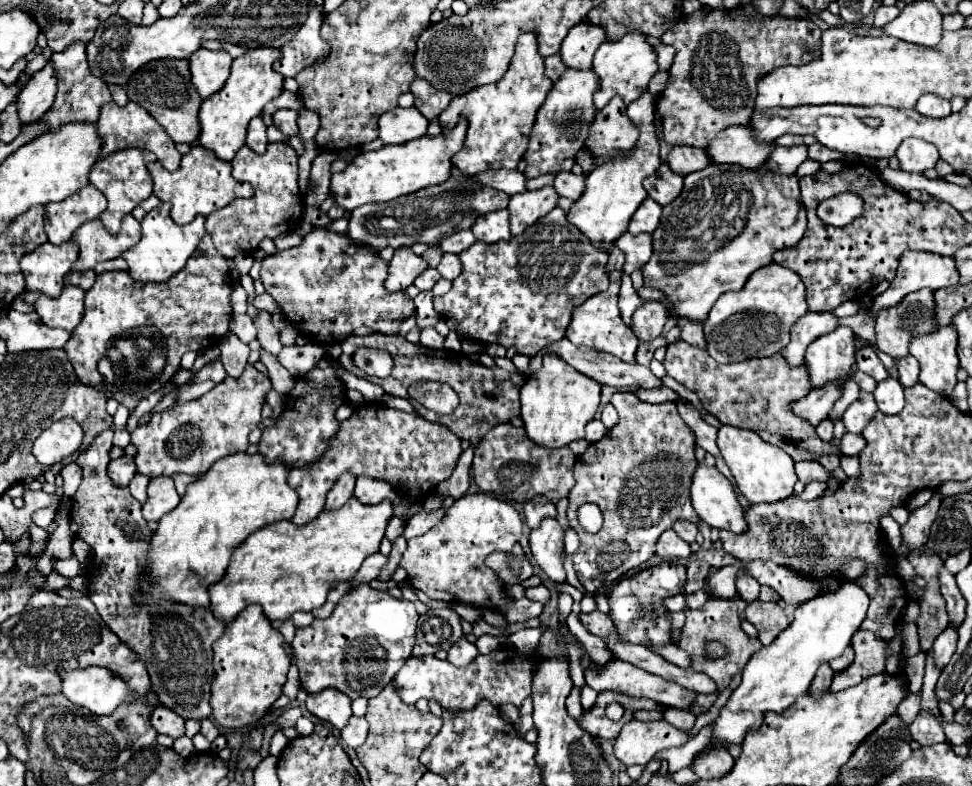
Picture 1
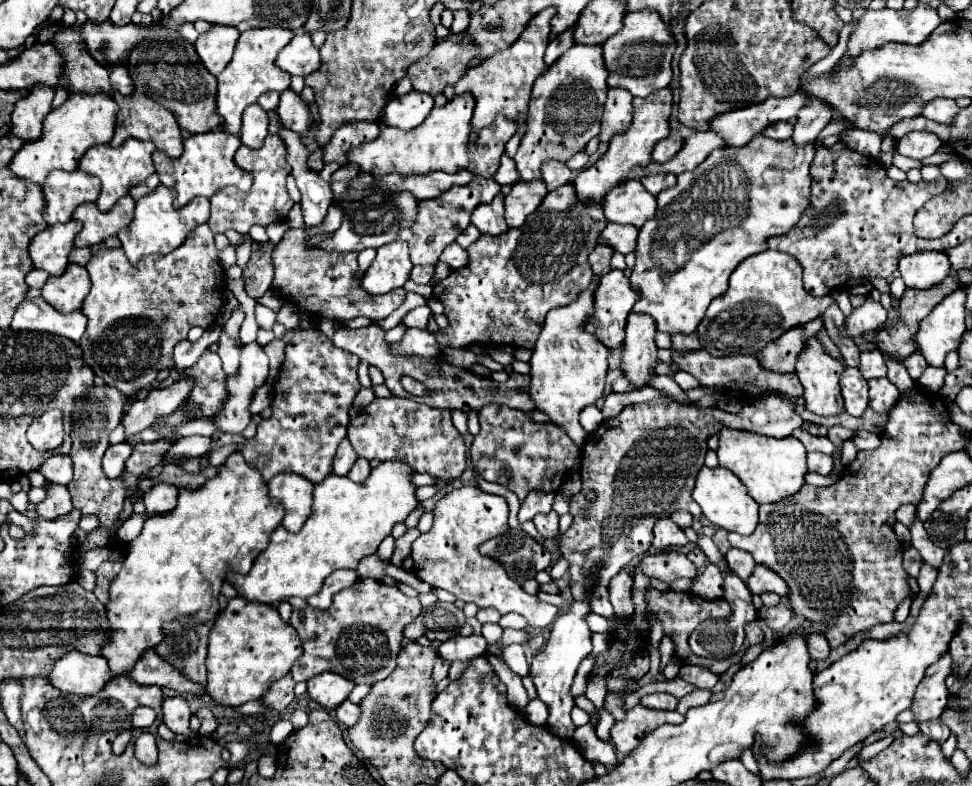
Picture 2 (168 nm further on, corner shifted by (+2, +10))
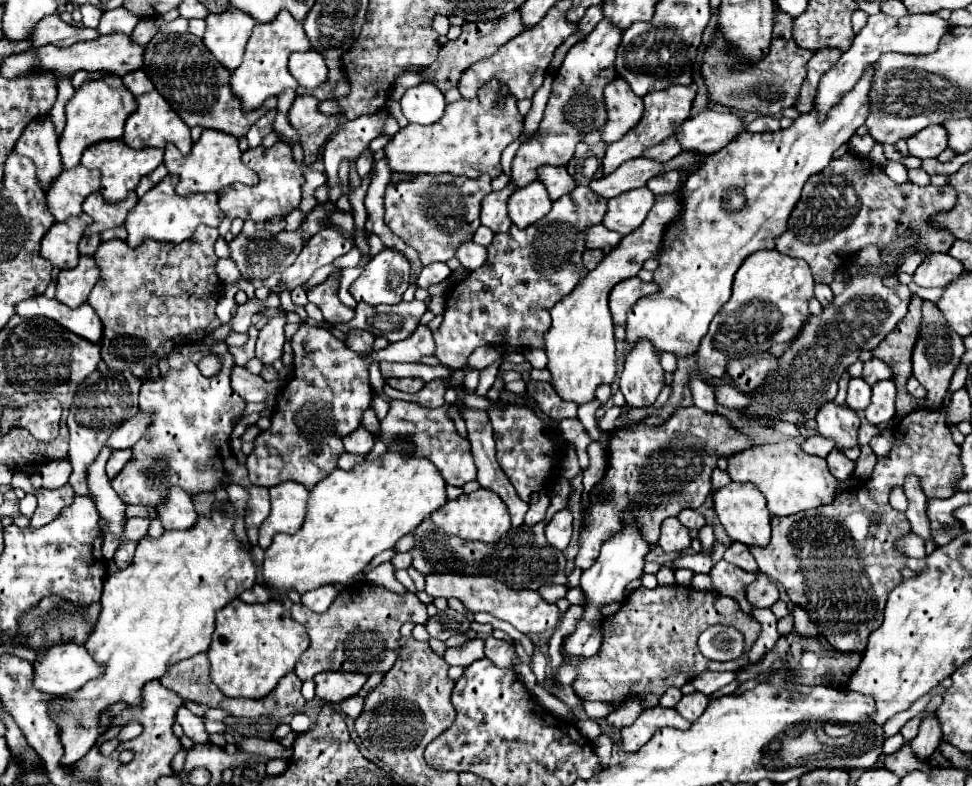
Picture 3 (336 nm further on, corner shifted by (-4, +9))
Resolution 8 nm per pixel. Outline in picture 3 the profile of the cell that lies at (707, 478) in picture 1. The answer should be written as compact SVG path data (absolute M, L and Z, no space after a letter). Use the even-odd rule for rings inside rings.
M731 482L725 488L711 492L711 500L713 500L713 510L717 512L717 518L731 540L743 542L749 546L765 546L765 542L771 538L771 526L769 526L771 514L767 510L767 502L763 494L759 494L755 486Z

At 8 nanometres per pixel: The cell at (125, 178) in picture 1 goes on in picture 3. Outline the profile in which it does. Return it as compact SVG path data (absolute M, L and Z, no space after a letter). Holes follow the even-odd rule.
M107 140L93 144L83 152L81 164L85 168L95 168L101 172L101 196L105 198L107 204L117 204L121 202L131 190L137 188L139 180L145 174L151 174L159 164L163 162L163 150L161 148L143 148L143 150L133 150L129 148L123 140Z

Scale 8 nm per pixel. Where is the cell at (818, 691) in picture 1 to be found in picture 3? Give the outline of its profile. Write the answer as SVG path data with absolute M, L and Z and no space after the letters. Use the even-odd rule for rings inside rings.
M795 606L793 610L793 618L795 618L795 632L803 638L817 638L819 636L819 630L817 626L807 618L807 612L799 606Z

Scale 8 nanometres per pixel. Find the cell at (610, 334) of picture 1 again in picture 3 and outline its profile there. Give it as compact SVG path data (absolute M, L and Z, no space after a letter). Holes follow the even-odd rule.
M637 276L627 278L619 284L613 286L611 294L609 294L609 308L613 314L613 324L615 324L615 338L619 342L625 342L625 334L627 334L627 312L631 310L631 306L649 294L655 294L655 290L659 290L655 286L655 282L643 282Z

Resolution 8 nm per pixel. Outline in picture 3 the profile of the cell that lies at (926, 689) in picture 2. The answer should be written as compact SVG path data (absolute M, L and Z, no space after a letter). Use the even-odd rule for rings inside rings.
M929 714L919 724L919 734L911 740L911 748L919 758L929 758L941 740L941 722L937 714Z

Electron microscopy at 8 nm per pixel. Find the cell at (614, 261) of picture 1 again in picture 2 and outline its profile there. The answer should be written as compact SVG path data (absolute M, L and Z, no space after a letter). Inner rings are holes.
M597 245L593 249L593 253L589 253L589 265L593 269L595 275L605 275L611 267L609 267L609 259L611 259L613 249L607 245Z

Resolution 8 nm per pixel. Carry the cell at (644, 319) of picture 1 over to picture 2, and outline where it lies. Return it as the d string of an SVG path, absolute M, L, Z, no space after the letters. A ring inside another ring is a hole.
M631 313L627 319L627 337L623 343L623 355L619 369L627 377L627 381L641 389L649 385L655 377L657 365L657 347L655 347L655 325L649 315Z

